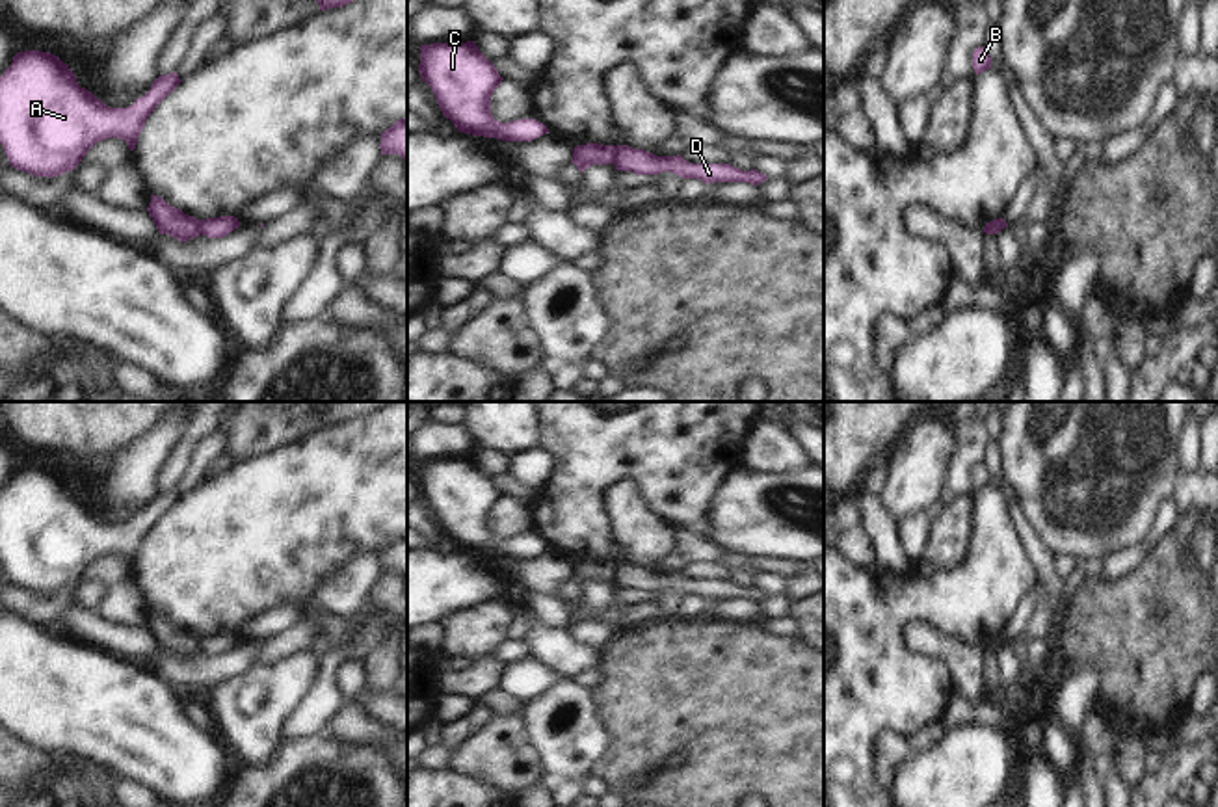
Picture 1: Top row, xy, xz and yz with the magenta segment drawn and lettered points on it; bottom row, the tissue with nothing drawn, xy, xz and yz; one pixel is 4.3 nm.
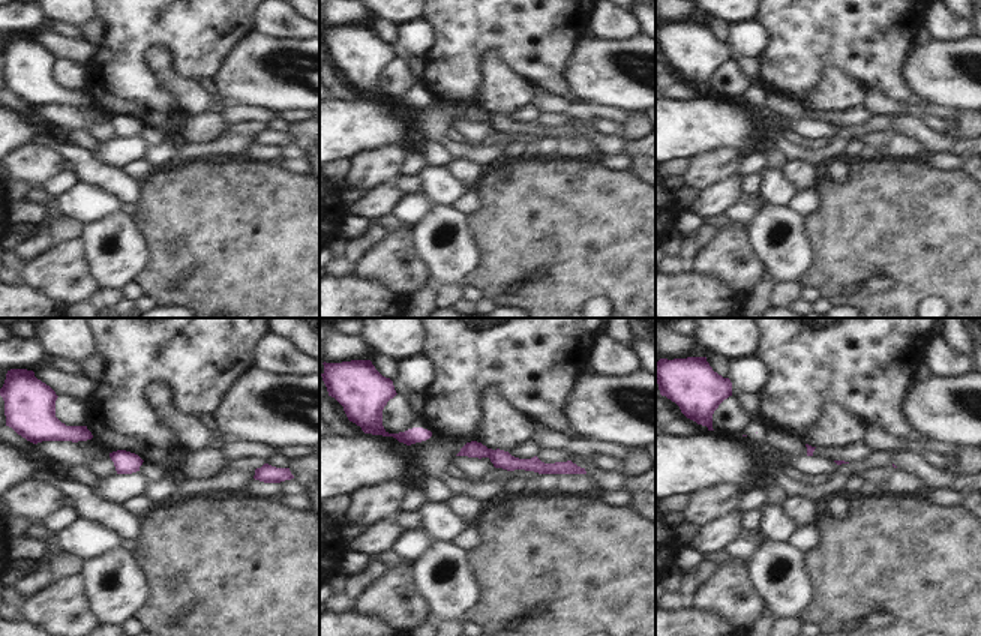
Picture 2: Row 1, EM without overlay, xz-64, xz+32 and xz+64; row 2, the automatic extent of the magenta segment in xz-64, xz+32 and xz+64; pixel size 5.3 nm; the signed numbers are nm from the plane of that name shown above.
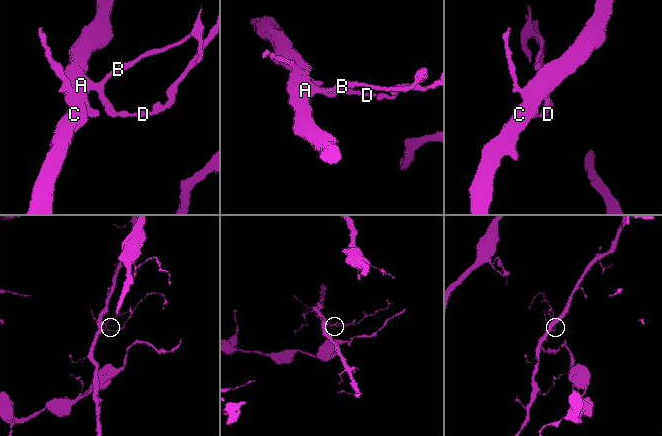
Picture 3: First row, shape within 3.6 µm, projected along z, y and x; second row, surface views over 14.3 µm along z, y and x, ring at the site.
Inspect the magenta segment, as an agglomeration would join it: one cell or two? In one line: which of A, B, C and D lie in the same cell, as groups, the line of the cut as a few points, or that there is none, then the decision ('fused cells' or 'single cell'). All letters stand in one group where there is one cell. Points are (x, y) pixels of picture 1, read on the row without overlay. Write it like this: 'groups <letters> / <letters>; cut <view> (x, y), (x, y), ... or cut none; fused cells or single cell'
groups A B C / D; cut xz (616, 564), (610, 579); fused cells

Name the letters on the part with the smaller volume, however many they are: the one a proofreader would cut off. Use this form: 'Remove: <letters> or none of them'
Remove: D

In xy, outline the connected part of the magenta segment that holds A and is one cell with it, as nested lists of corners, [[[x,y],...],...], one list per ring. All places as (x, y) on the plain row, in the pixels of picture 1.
[[[41,467],[17,469],[0,493],[0,560],[11,584],[35,593],[60,593],[76,586],[97,558],[119,554],[134,567],[147,534],[180,498],[177,489],[160,491],[134,521],[110,524],[80,504],[74,489],[58,472]]]

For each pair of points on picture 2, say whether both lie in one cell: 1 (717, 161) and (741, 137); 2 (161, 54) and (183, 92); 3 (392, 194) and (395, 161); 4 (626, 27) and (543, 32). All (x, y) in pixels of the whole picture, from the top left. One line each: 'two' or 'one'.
1: two
2: one
3: two
4: two

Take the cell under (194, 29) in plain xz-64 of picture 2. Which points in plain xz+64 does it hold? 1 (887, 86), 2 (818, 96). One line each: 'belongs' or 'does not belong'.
1: belongs
2: does not belong

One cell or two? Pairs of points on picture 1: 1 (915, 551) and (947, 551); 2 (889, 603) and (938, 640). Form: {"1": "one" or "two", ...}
{"1": "two", "2": "two"}

